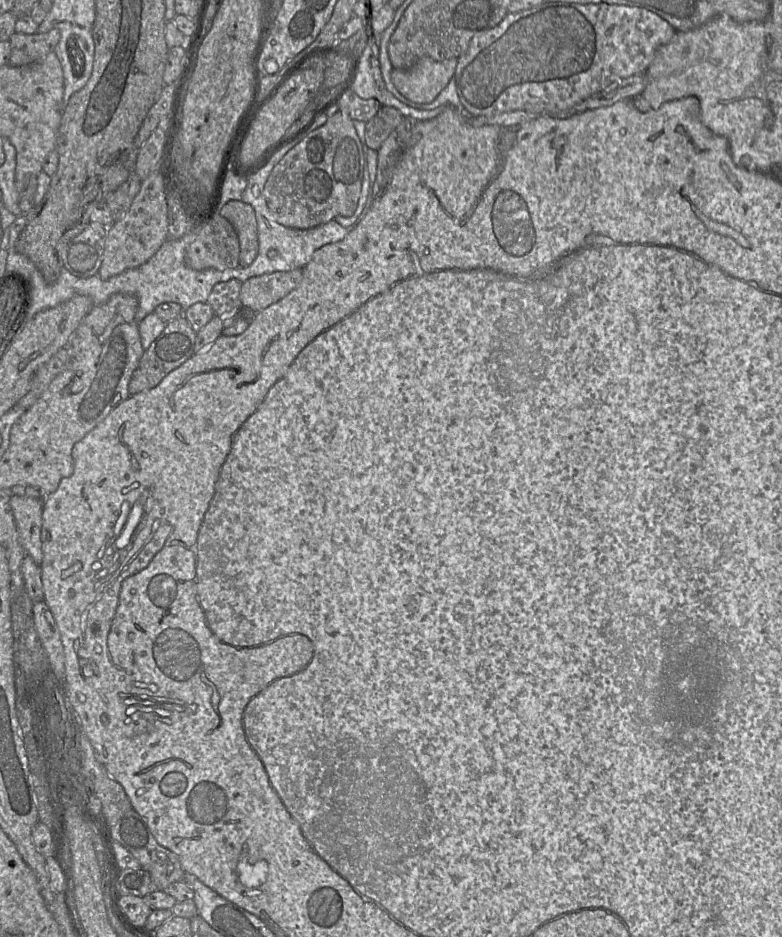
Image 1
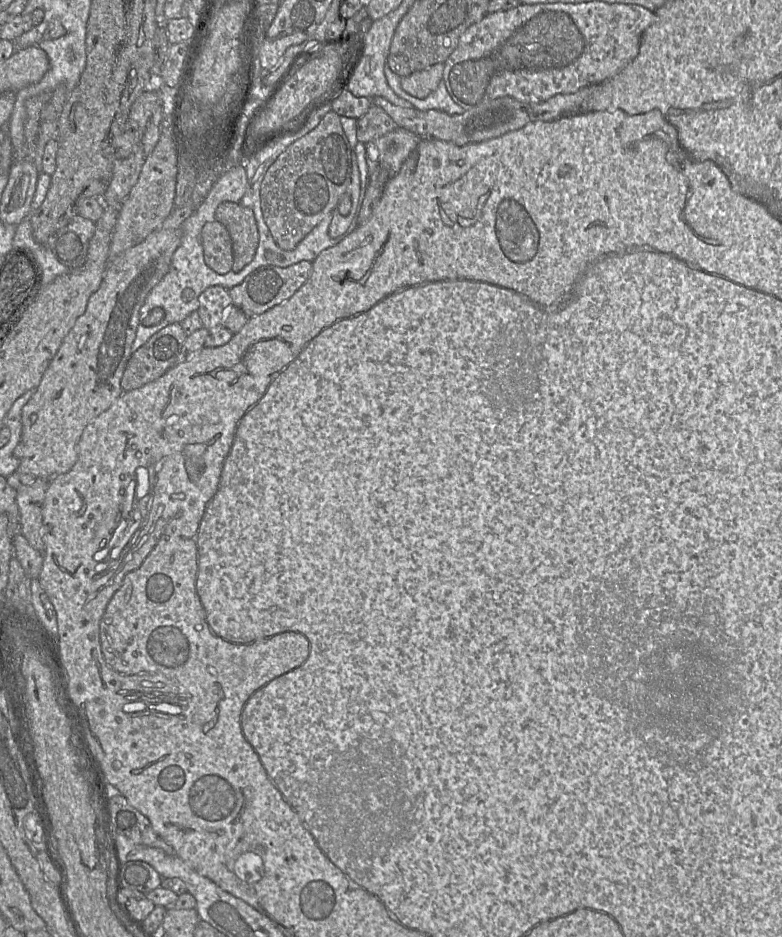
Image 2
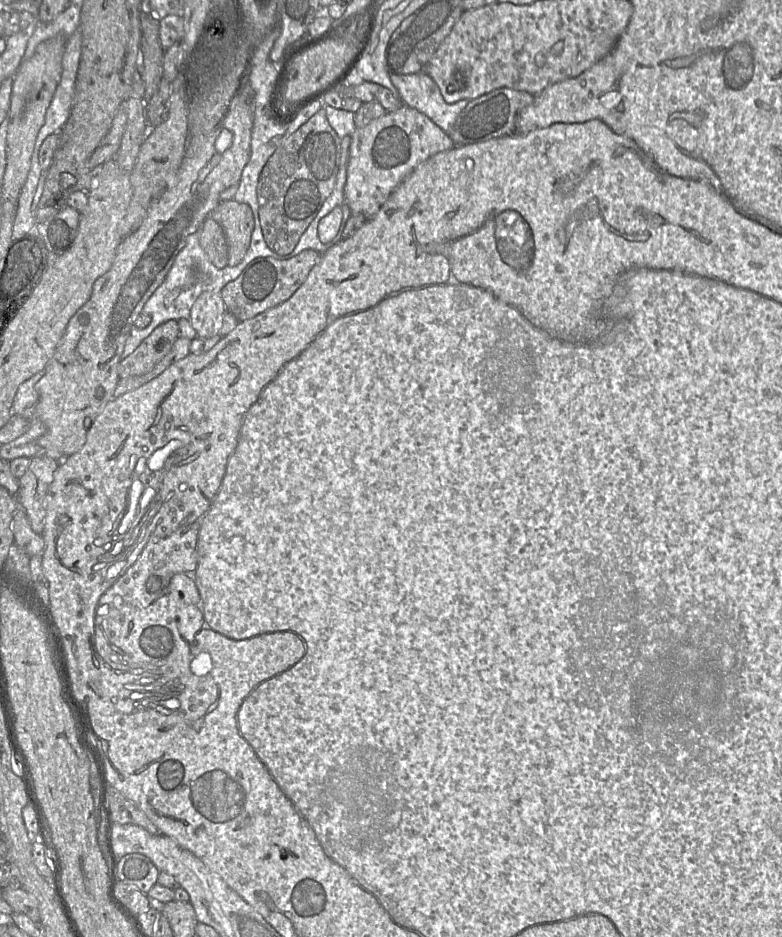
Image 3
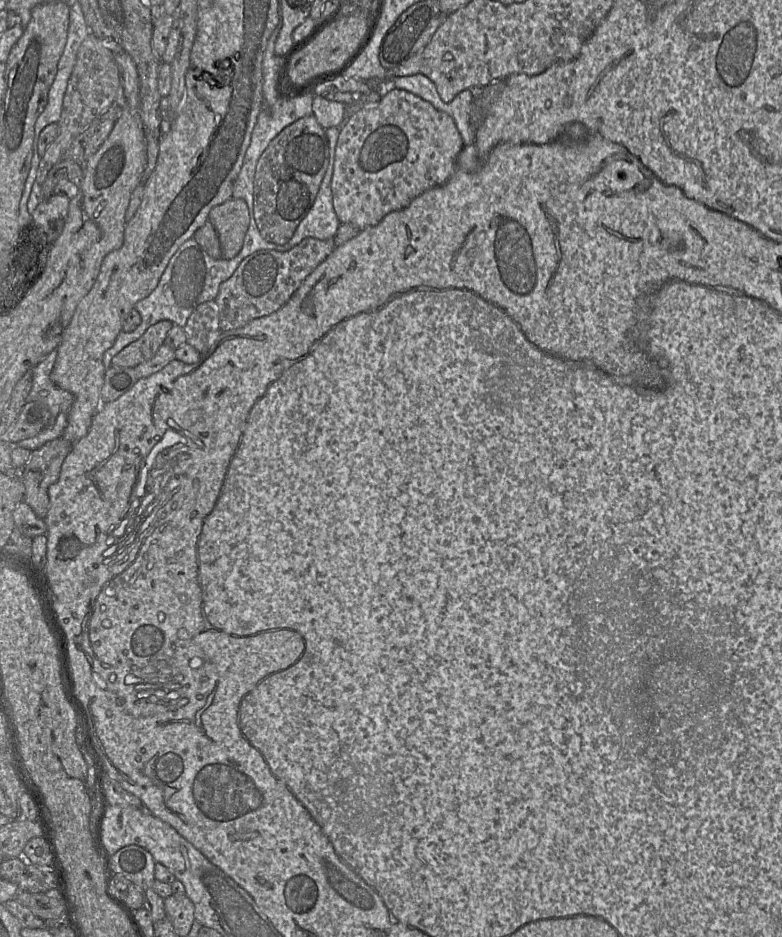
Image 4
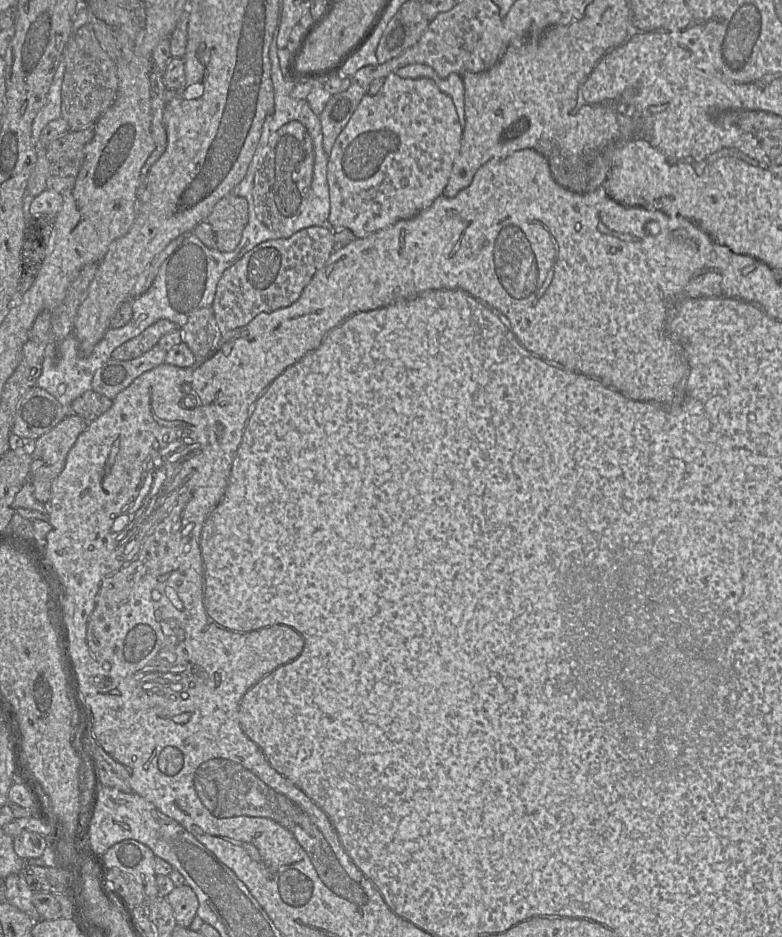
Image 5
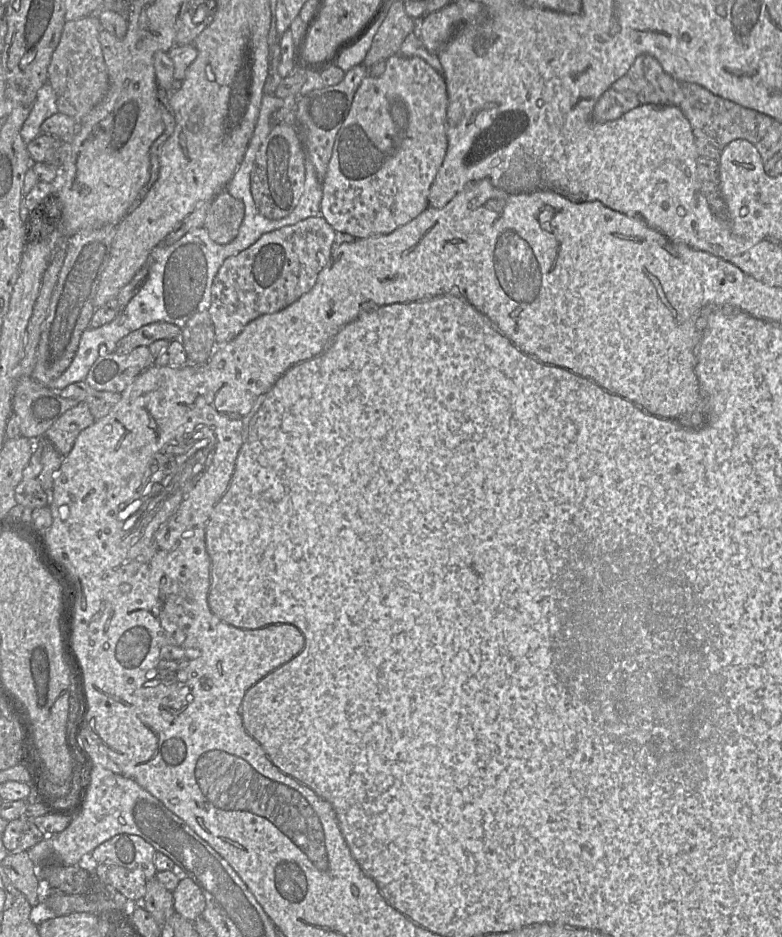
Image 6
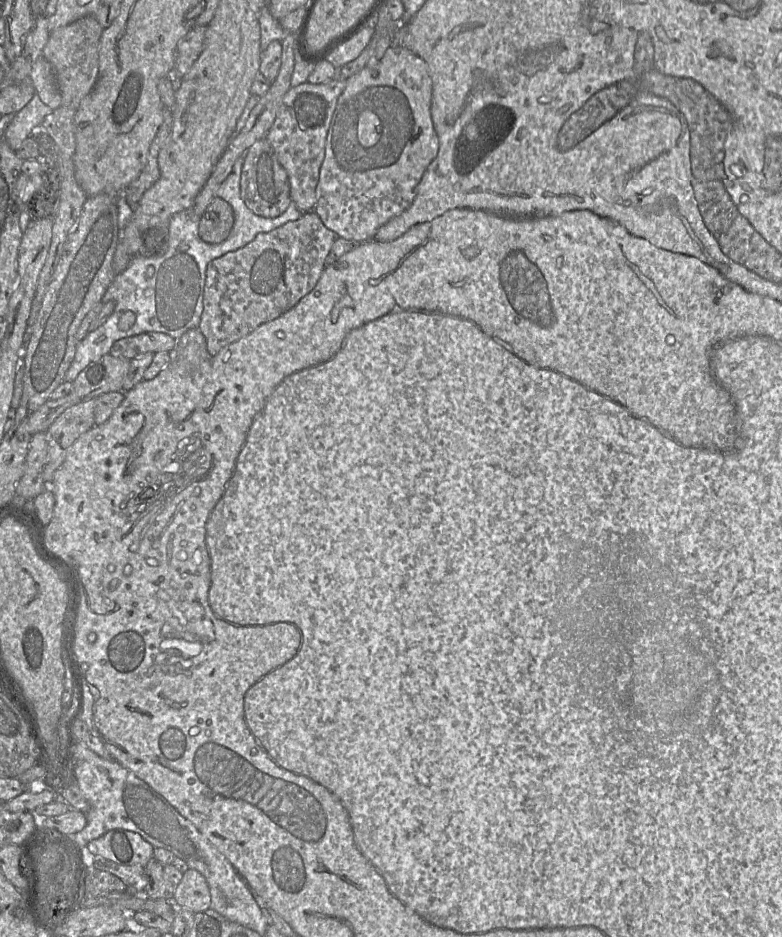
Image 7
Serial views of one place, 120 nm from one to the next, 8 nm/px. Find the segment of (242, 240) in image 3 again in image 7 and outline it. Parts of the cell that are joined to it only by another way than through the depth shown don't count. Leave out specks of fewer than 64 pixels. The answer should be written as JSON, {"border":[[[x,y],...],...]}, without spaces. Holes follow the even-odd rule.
{"border":[[[215,195],[200,216],[198,235],[208,244],[218,244],[228,238],[233,224],[231,205]]]}

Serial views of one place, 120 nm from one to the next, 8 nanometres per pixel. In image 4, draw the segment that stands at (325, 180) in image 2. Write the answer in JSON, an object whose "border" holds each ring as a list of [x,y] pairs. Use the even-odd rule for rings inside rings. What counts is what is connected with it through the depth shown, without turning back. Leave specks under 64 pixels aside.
{"border":[[[313,114],[285,127],[259,158],[254,178],[254,216],[261,236],[282,245],[311,209],[329,163],[325,129]]]}

